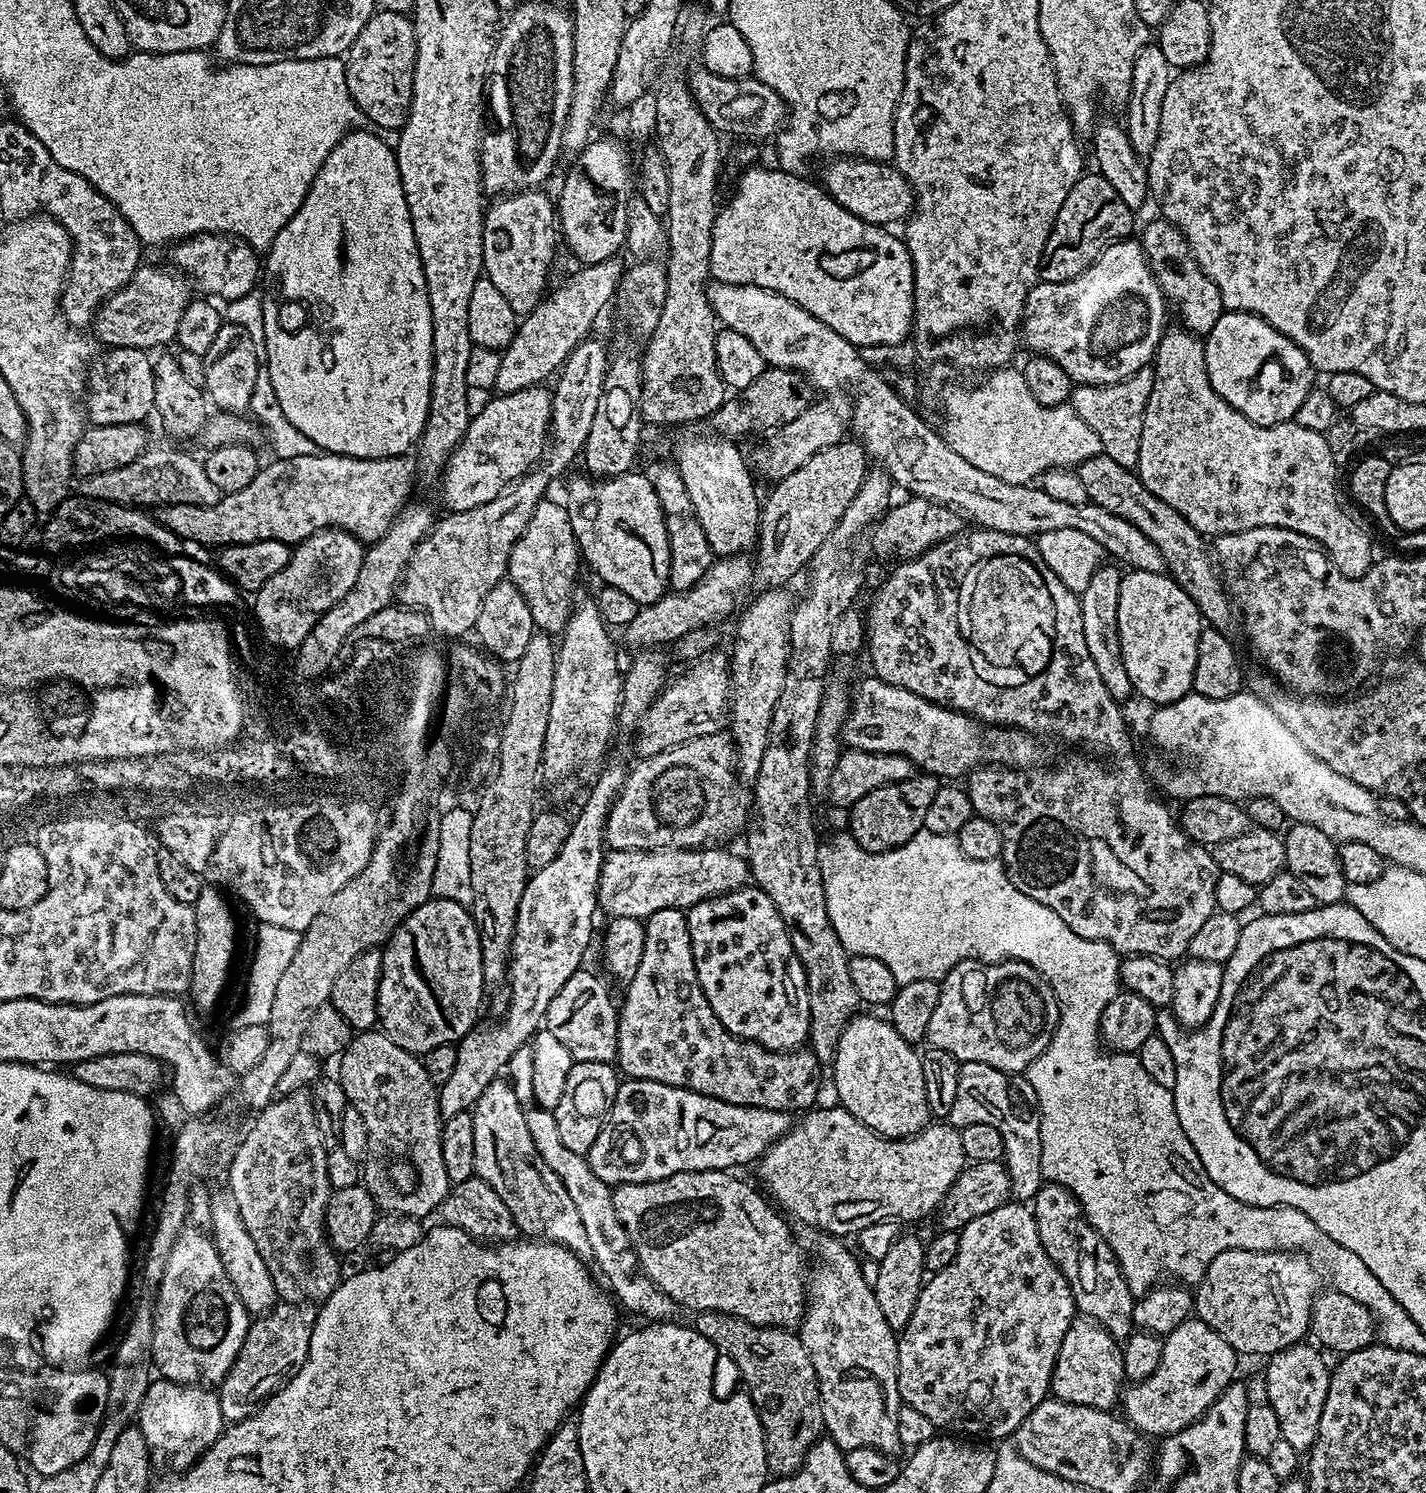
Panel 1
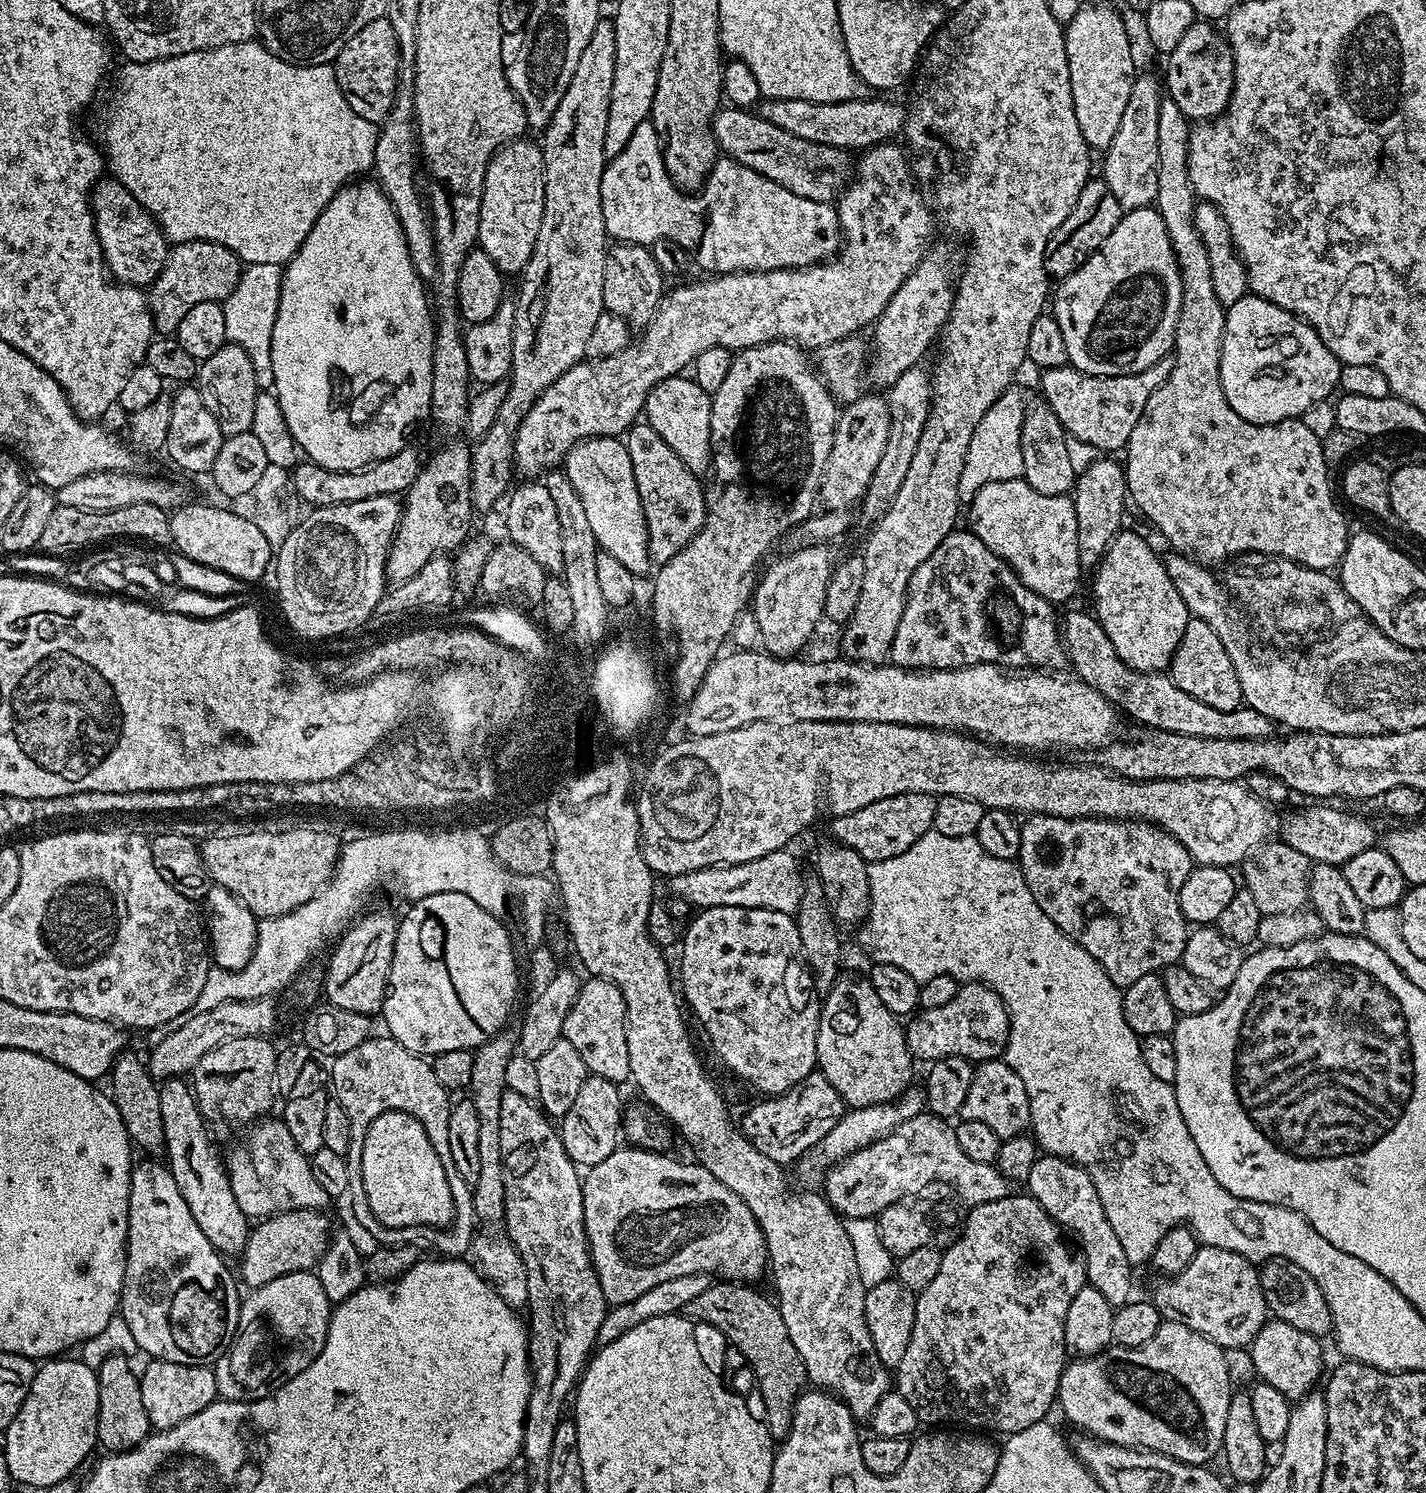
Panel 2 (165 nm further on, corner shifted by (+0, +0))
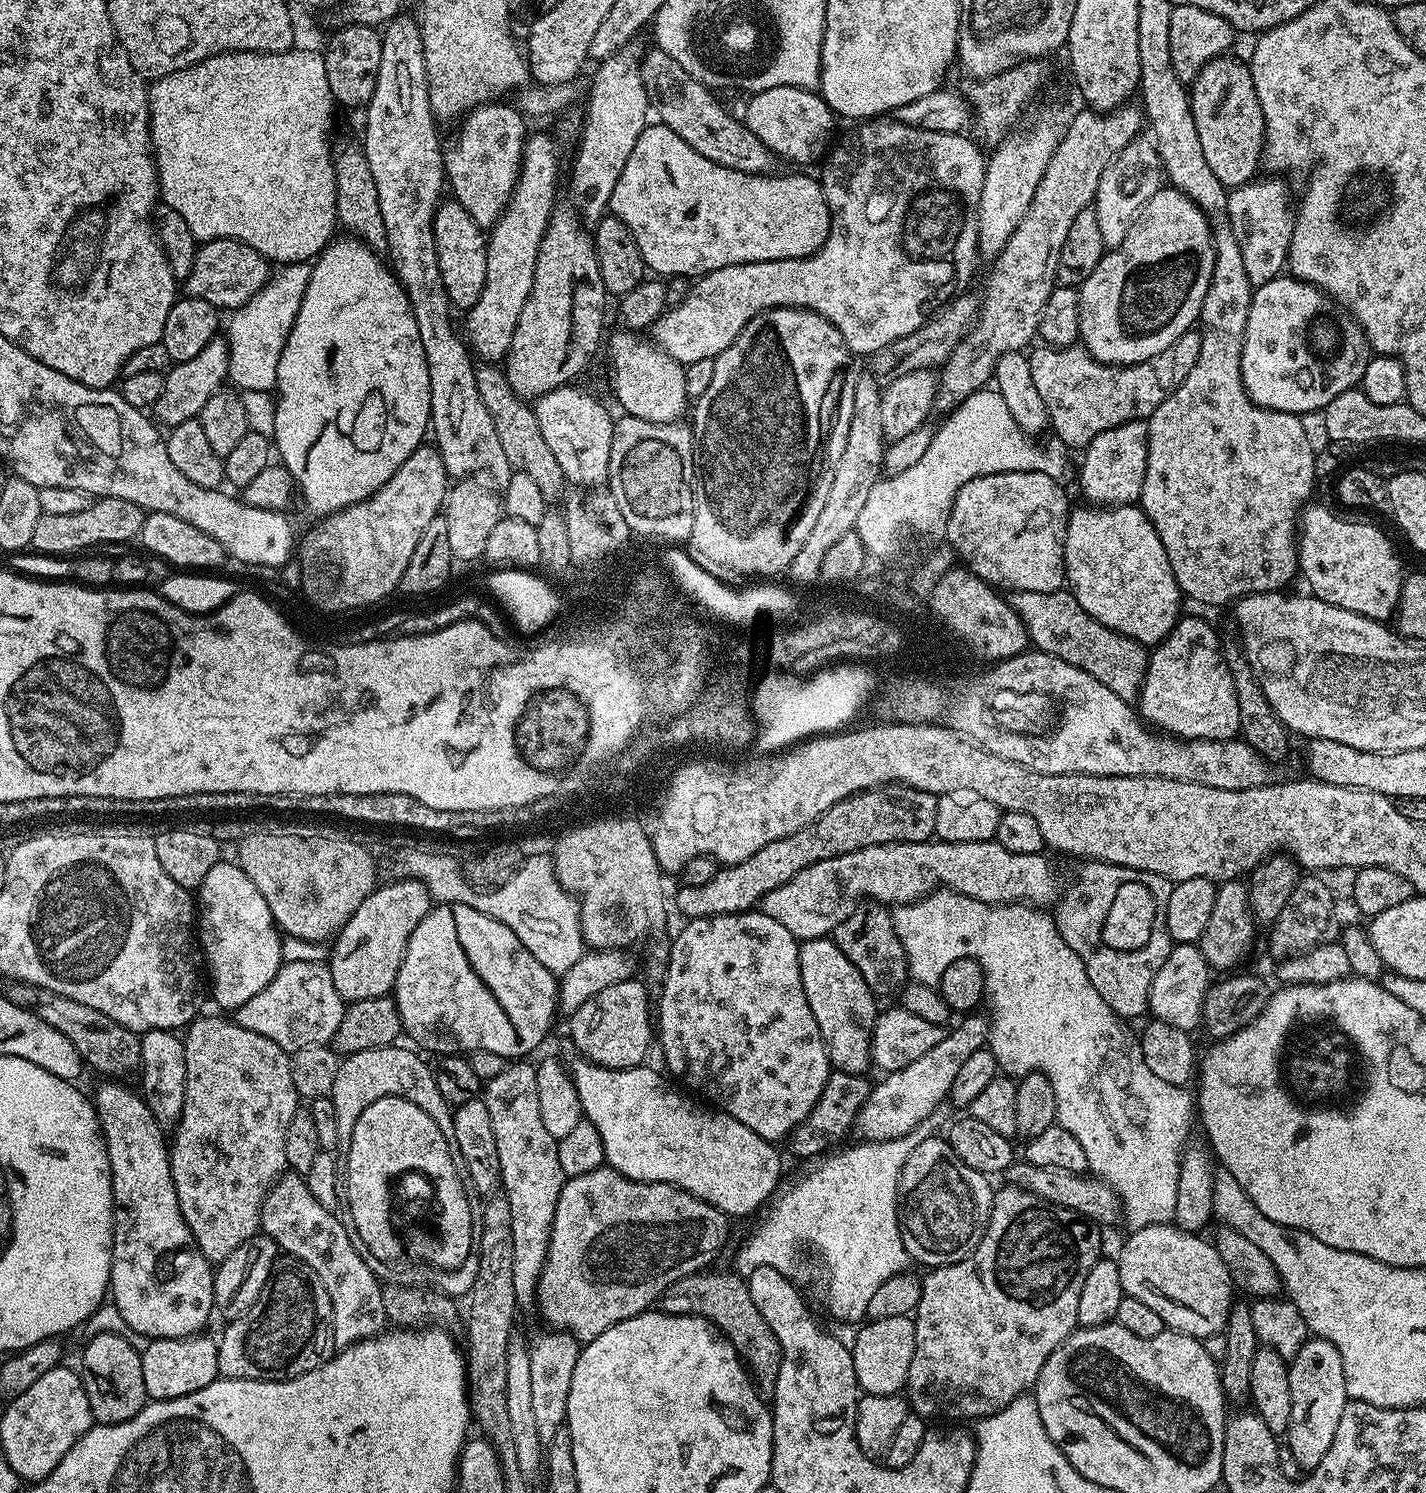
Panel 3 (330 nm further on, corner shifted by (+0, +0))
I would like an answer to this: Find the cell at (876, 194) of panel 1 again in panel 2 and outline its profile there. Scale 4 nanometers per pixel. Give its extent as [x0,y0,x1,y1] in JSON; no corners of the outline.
[712,106,850,204]

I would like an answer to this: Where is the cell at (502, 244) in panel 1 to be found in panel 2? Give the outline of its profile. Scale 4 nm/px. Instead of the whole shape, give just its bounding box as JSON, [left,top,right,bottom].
[478,139,544,274]

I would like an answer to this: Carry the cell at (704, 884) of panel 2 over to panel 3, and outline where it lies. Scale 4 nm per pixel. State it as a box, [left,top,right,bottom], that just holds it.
[759,838,1057,941]

